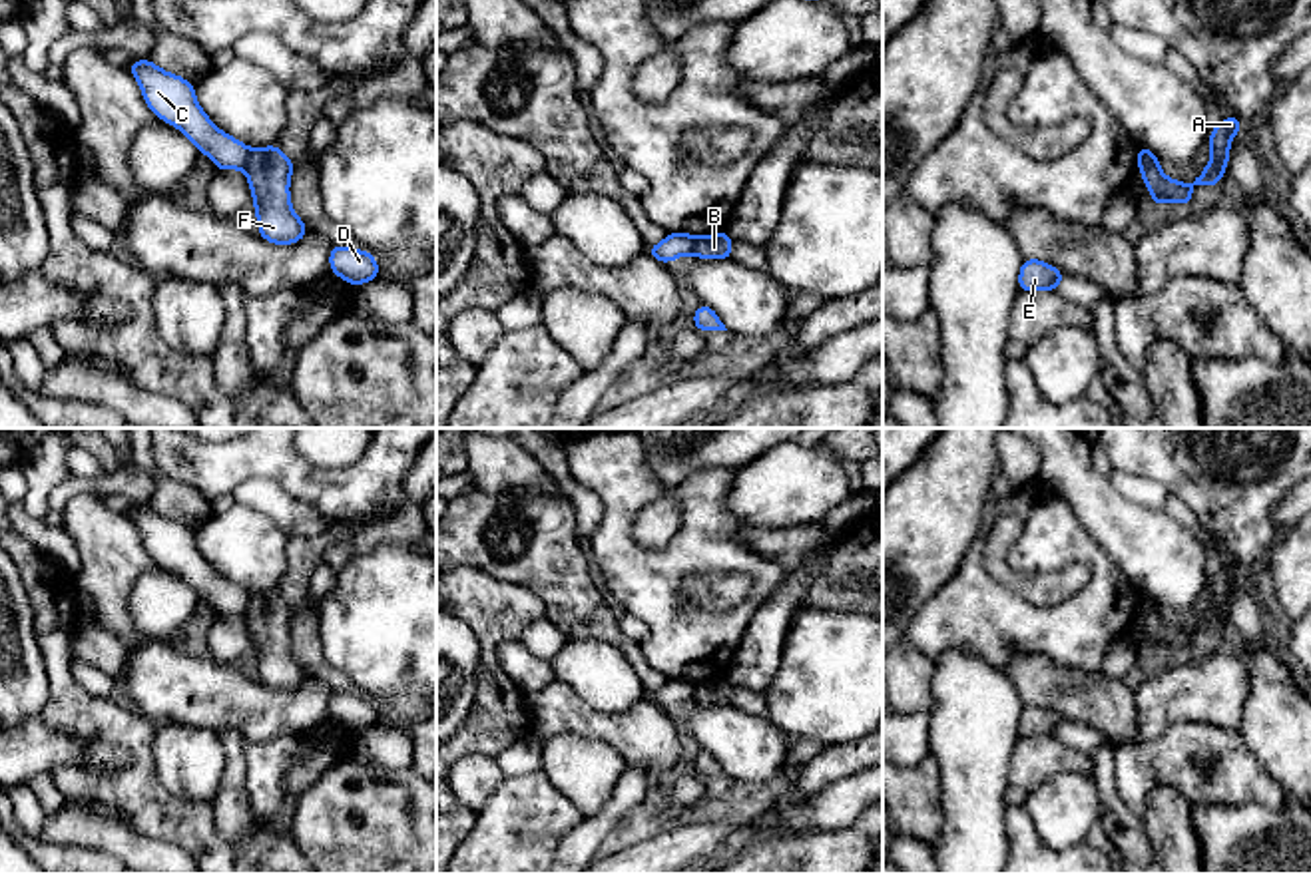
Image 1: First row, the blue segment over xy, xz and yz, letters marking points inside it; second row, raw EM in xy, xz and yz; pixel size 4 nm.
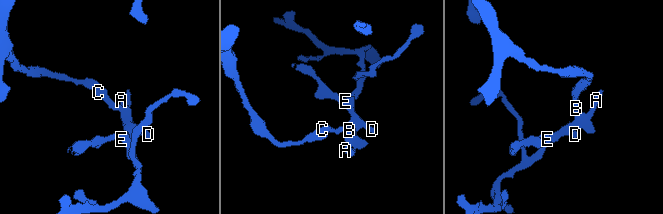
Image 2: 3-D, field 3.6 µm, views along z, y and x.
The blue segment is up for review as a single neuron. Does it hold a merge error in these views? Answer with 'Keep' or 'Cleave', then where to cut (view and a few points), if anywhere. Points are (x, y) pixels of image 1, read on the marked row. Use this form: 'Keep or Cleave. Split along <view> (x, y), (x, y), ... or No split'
Cleave. Split along xy (252, 150), (244, 168)

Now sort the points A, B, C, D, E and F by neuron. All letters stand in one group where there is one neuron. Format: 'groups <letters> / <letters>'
groups A B D E F / C

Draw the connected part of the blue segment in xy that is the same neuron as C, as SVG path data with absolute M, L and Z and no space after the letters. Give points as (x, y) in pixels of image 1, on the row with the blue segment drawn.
M133 60L128 68L137 80L149 109L163 121L181 129L199 153L213 159L215 169L245 169L251 149L211 123L197 106L191 82L167 74L151 60Z

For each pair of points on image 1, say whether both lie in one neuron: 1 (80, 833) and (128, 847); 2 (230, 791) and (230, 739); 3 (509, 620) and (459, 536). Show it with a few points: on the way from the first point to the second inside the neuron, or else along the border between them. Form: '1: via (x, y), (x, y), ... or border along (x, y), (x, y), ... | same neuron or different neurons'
1: via (92, 833), (116, 837) | same neuron
2: via (234, 779), (234, 751) | same neuron
3: border along (457, 568), (477, 568), (524, 588) | different neurons

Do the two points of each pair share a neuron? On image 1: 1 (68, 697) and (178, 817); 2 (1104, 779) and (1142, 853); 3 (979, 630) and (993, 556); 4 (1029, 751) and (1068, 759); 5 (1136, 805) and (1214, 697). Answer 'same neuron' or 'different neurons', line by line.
1: same neuron
2: same neuron
3: different neurons
4: same neuron
5: different neurons

